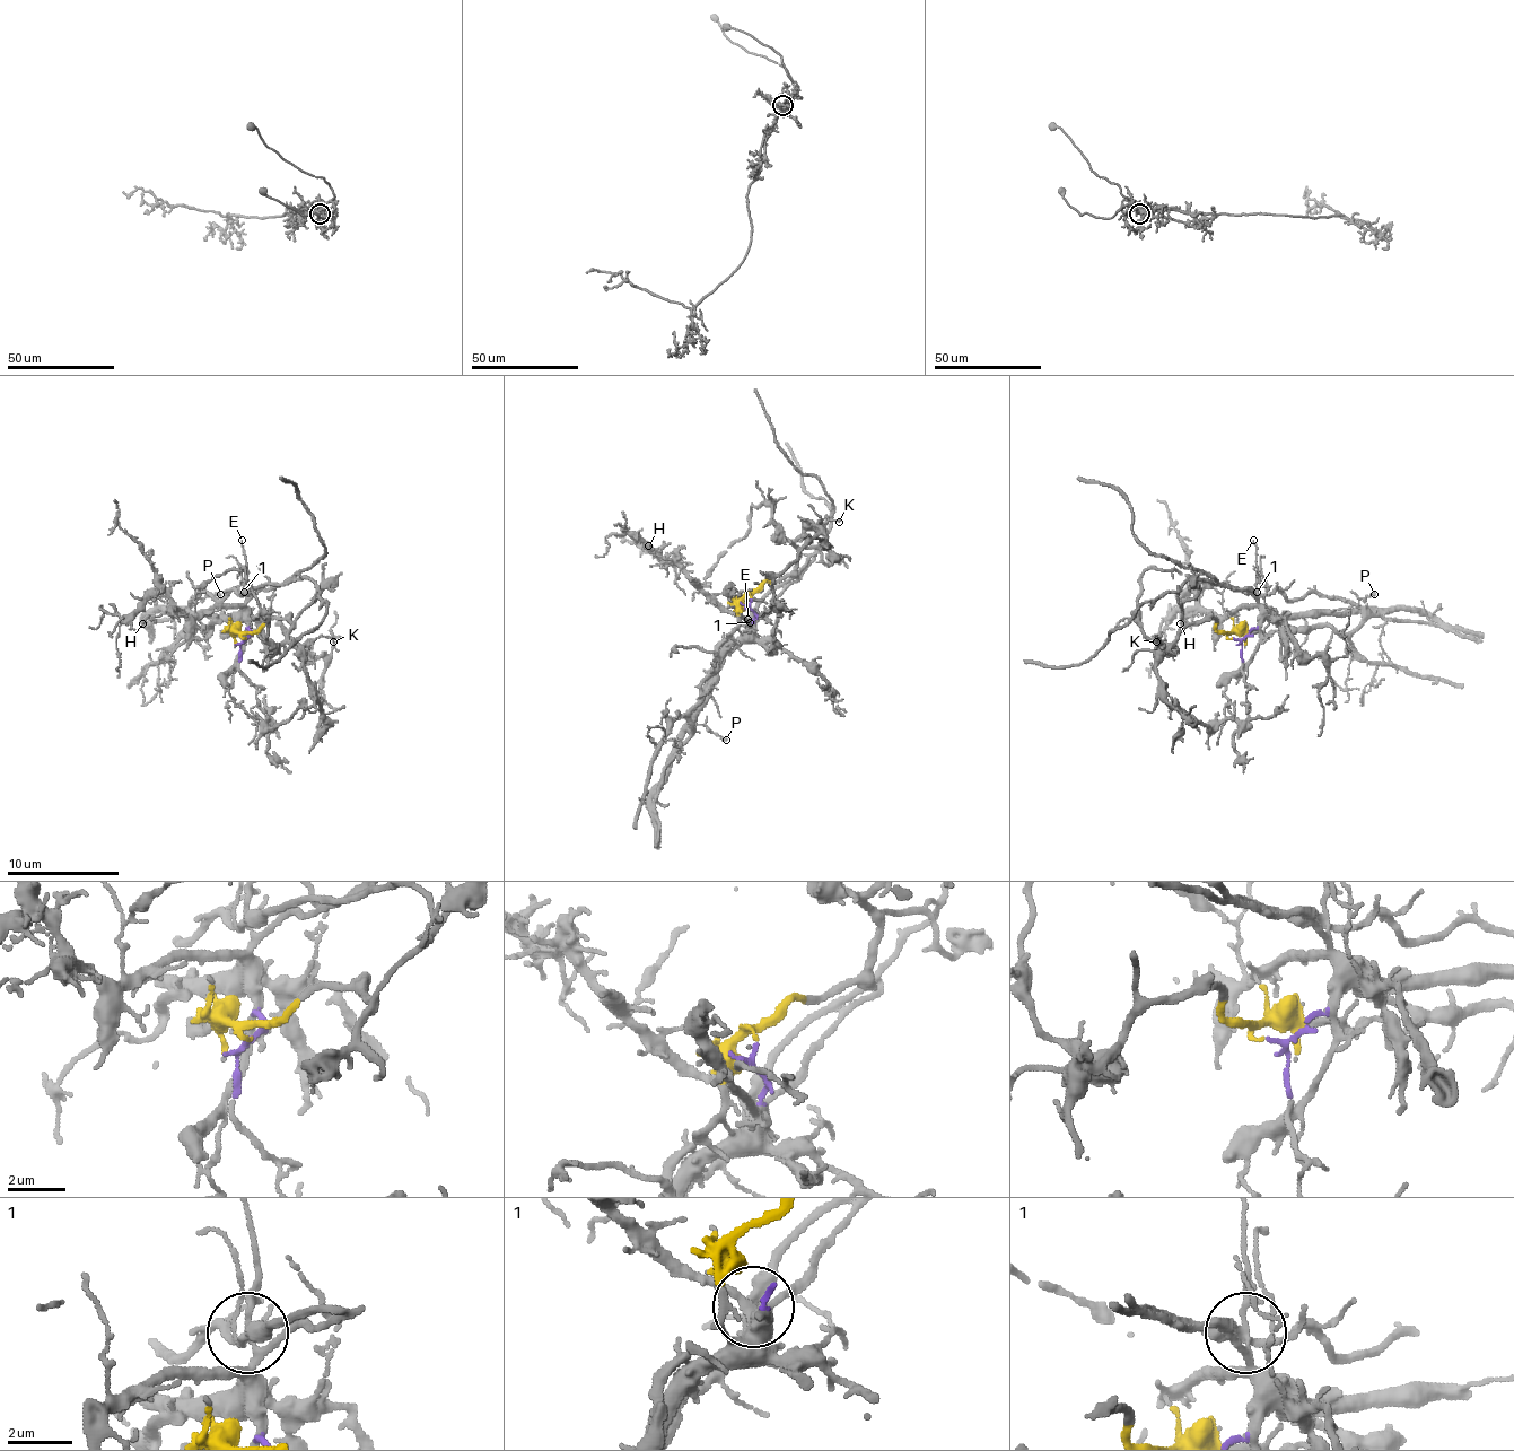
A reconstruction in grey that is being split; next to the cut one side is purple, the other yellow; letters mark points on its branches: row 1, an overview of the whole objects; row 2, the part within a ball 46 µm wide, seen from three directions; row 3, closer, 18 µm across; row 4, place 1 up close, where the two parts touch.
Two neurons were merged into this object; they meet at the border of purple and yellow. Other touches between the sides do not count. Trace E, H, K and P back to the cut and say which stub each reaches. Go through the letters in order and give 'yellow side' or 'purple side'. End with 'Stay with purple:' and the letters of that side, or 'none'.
E: purple side
H: purple side
K: yellow side
P: yellow side
Stay with purple: E, H

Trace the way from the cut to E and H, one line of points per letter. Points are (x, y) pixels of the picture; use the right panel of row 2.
E: (1234, 638), (1242, 638), (1253, 627), (1259, 613), (1253, 540)
H: (1234, 638), (1242, 638), (1253, 627), (1259, 610), (1257, 608), (1240, 608), (1223, 615), (1197, 610), (1180, 625)

